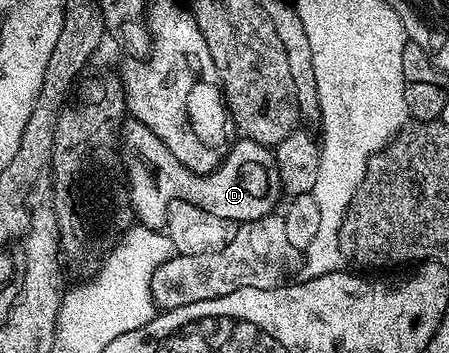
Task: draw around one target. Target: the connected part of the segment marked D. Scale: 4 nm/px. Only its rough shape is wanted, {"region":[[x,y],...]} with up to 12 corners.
{"region":[[150,127],[118,152],[135,220],[163,230],[186,199],[237,223],[273,216],[274,152],[240,139],[192,173]]}

